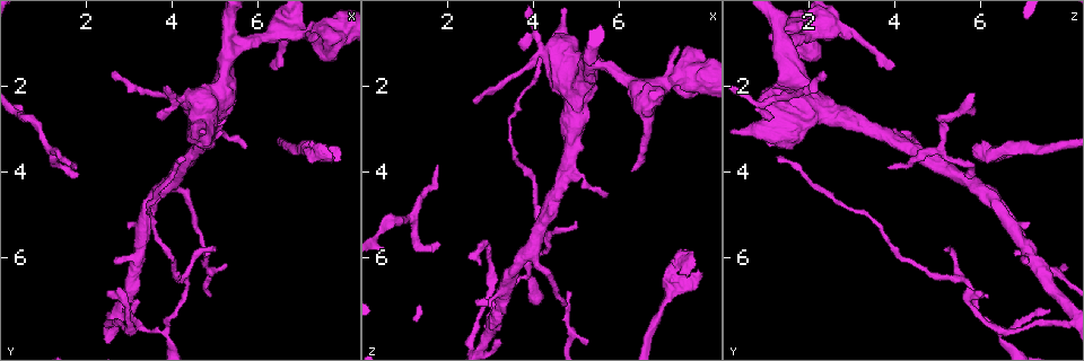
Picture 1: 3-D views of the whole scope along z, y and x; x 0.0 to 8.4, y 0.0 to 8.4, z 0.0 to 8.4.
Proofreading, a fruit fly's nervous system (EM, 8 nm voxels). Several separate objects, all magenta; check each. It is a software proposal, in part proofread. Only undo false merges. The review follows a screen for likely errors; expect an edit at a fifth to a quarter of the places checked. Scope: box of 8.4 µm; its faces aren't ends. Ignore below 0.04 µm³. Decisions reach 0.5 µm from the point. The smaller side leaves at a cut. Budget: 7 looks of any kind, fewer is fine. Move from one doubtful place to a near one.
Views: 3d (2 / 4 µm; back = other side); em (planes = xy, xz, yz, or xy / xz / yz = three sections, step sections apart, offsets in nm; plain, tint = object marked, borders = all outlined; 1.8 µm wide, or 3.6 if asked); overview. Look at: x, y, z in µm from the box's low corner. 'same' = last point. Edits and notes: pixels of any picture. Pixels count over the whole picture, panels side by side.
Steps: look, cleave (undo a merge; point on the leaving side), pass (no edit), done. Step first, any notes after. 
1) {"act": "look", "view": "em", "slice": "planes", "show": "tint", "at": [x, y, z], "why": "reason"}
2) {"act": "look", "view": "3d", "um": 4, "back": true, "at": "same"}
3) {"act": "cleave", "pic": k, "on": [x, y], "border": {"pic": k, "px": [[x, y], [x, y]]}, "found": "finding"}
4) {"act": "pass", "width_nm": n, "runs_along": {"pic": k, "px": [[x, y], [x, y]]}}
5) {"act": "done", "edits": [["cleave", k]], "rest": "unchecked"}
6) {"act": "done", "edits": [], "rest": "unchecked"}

{"act": "look", "view": "em", "um": 3.6, "slice": "xz", "step": 16, "show": "tint", "at": [4.95, 2.70, 2.35], "why": "thick turns thin"}

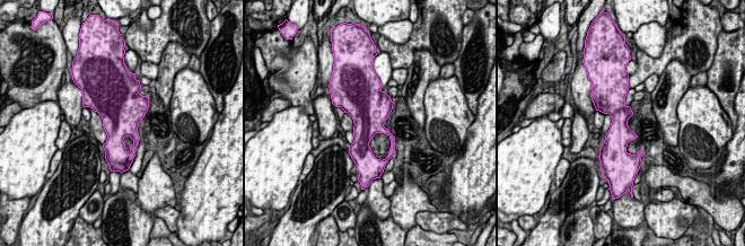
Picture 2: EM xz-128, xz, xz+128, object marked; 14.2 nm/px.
{"act": "look", "view": "em", "um": 3.6, "slice": "planes", "show": "tint", "at": "same", "why": "another direction"}

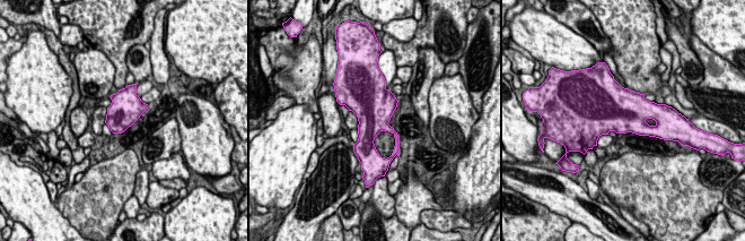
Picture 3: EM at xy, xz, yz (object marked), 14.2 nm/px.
{"act": "pass", "width_nm": 440, "found": "all the same cell"}

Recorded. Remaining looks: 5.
{"act": "look", "view": "3d", "um": 4, "at": [5.30, 1.15, 1.45], "why": "thick turns thin"}

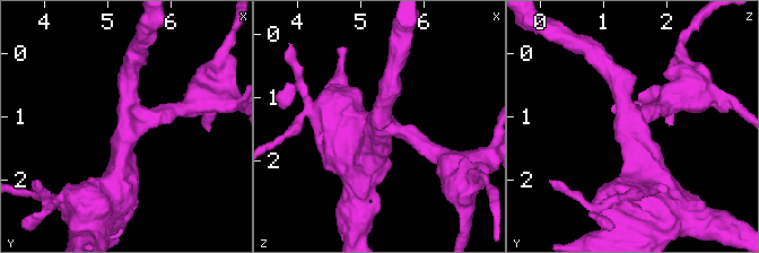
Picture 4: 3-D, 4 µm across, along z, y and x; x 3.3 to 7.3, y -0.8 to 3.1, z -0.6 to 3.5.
{"act": "look", "view": "em", "slice": "planes", "show": "tint", "at": [5.35, 1.15, 1.50], "arms": 3, "arm_widths_nm": [280, 300, 420], "why": "shape alone is not enough"}

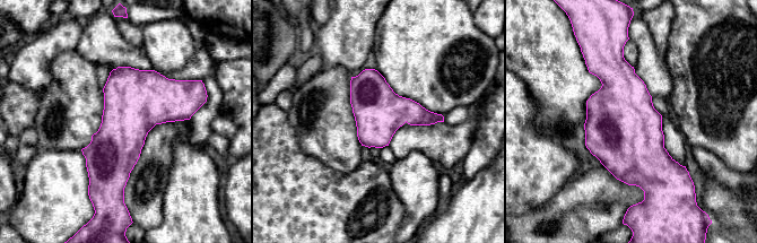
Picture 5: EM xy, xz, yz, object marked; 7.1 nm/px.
{"act": "pass", "width_nm": 360, "found": "all the same cell"}

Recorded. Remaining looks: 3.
{"act": "look", "view": "em", "um": 3.6, "slice": "planes", "show": "borders", "at": [7.40, 0.70, 1.75], "why": "abrupt turn"}

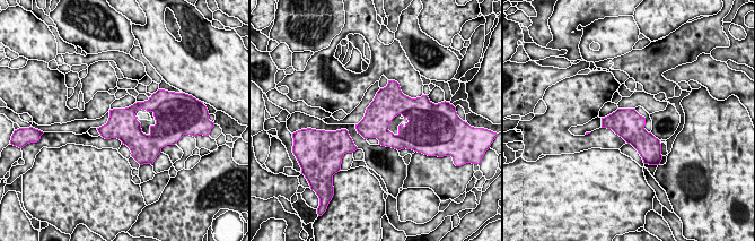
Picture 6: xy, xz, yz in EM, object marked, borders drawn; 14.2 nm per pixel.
{"act": "pass", "width_nm": 400, "found": "continuous, no second cell"}

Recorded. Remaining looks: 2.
{"act": "done", "edits": [], "rest": "unchecked"}

